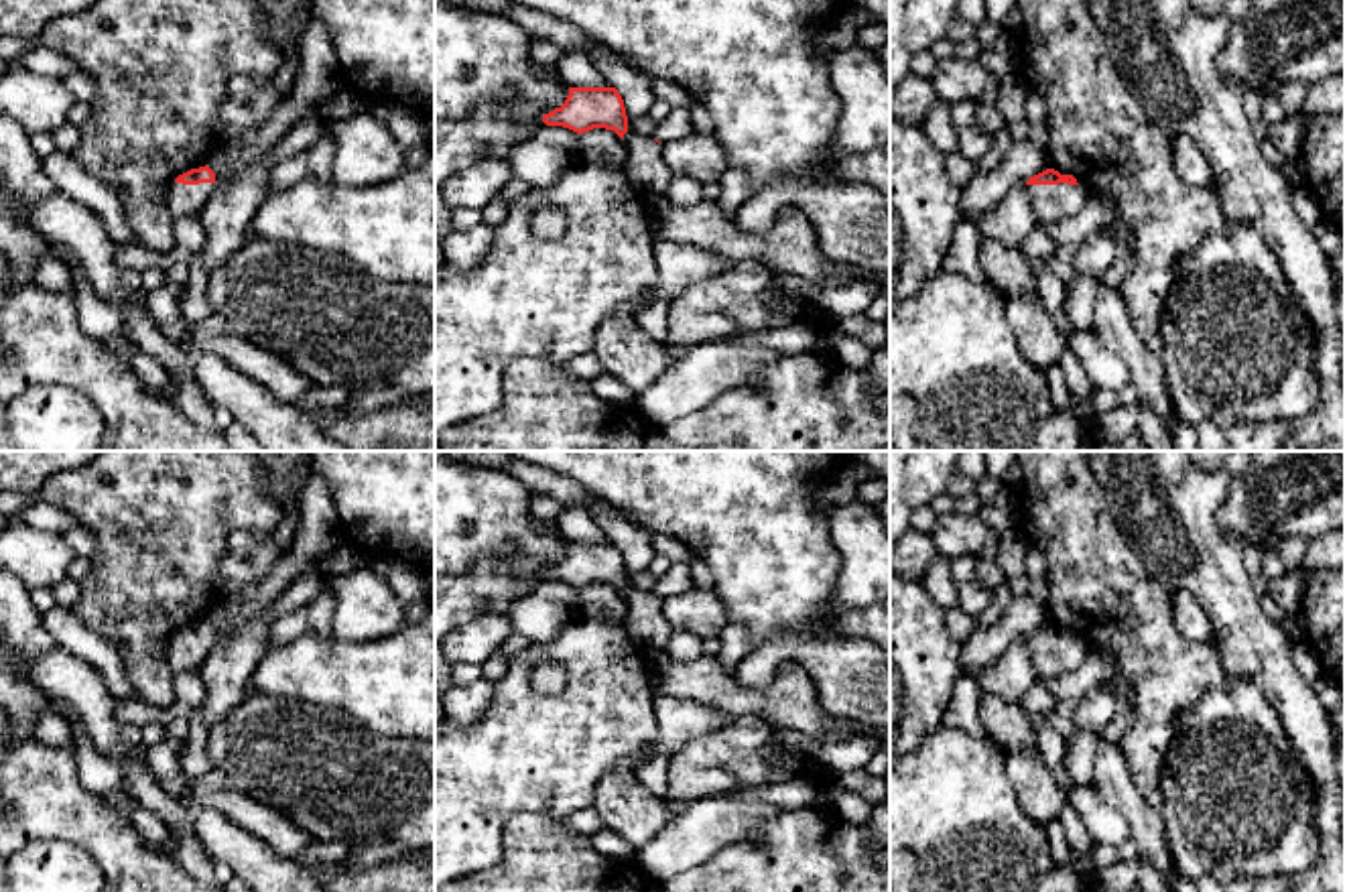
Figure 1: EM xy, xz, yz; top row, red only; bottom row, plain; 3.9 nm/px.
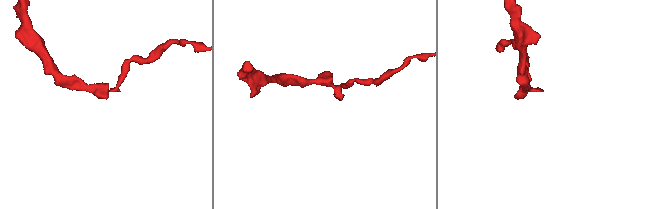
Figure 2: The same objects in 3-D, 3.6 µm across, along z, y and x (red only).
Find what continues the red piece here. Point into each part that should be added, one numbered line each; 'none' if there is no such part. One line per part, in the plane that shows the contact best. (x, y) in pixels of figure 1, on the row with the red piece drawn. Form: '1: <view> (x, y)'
1: yz (1049, 202)

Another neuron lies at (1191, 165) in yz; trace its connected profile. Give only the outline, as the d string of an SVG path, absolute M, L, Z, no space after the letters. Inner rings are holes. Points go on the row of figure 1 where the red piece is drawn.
M1172 138L1172 158L1176 175L1191 185L1209 187L1213 183L1213 171L1205 152L1189 138Z

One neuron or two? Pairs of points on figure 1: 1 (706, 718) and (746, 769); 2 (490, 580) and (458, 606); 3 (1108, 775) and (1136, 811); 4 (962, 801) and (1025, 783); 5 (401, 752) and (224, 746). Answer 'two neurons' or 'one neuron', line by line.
1: two neurons
2: one neuron
3: one neuron
4: two neurons
5: one neuron

